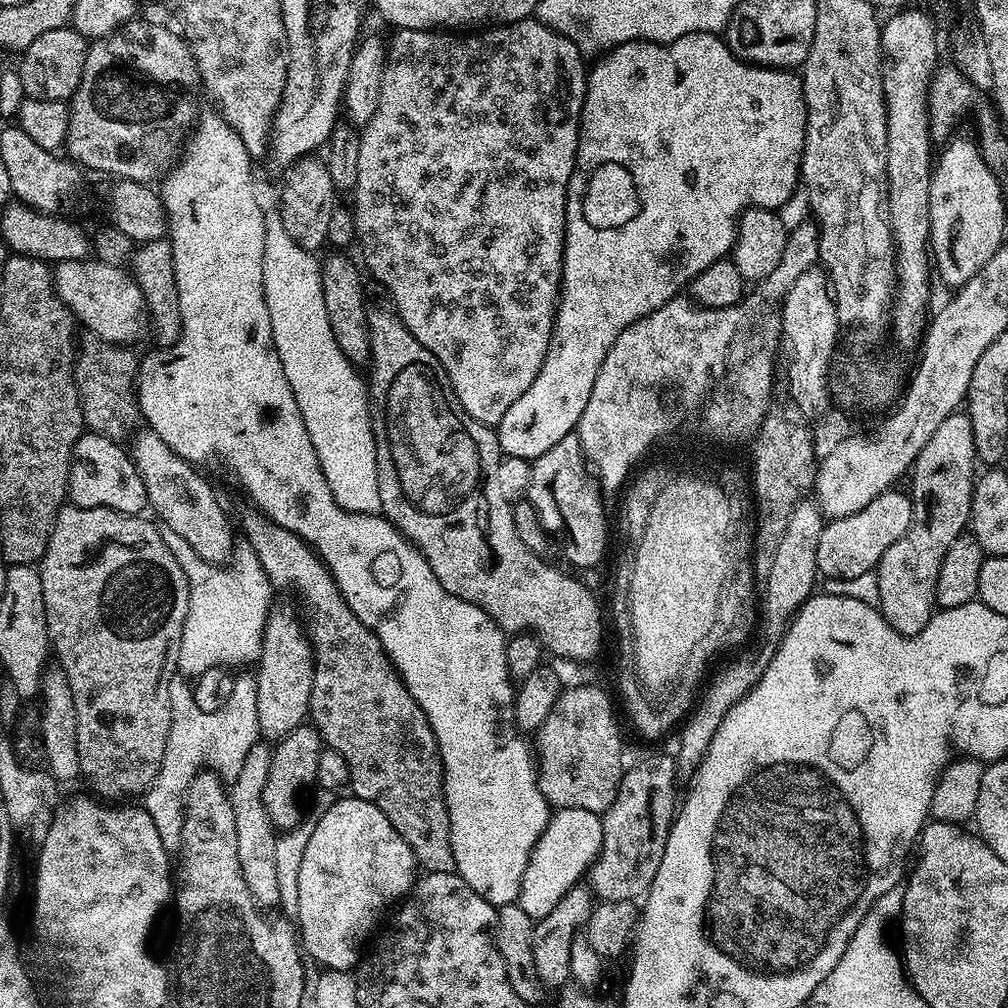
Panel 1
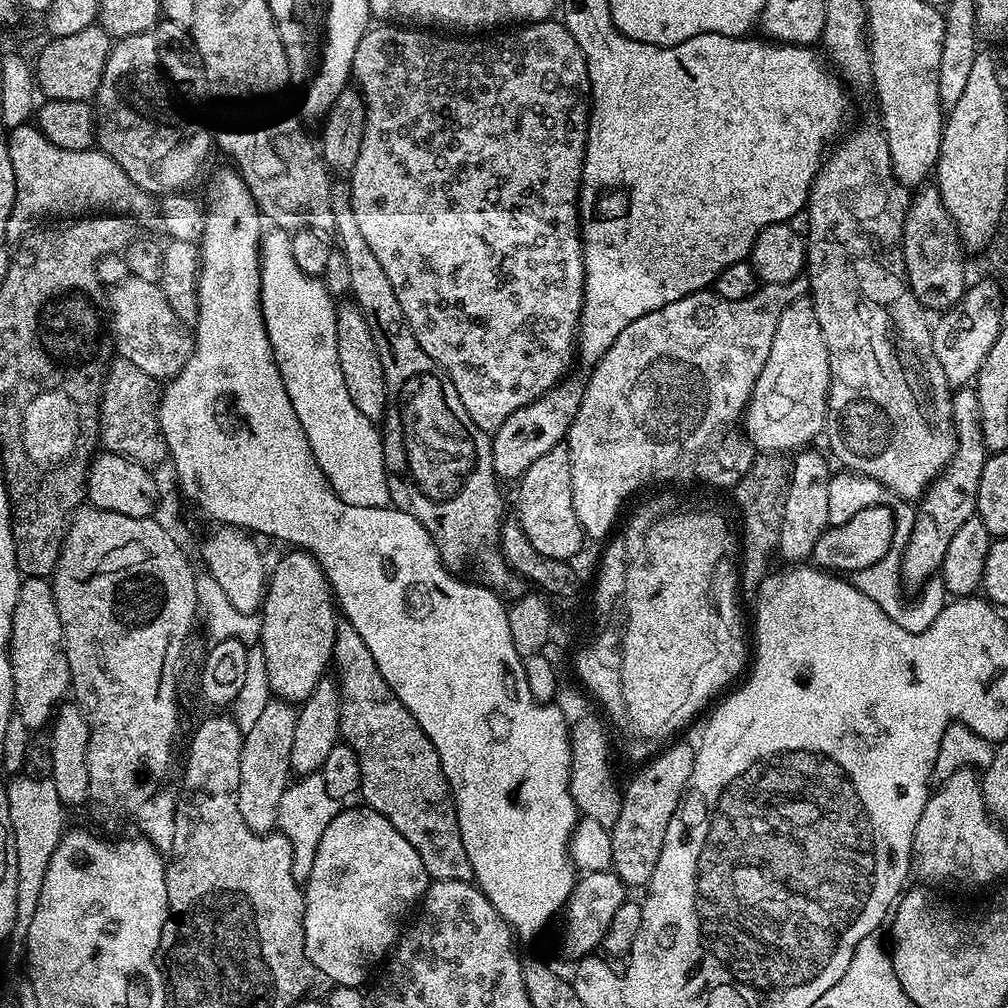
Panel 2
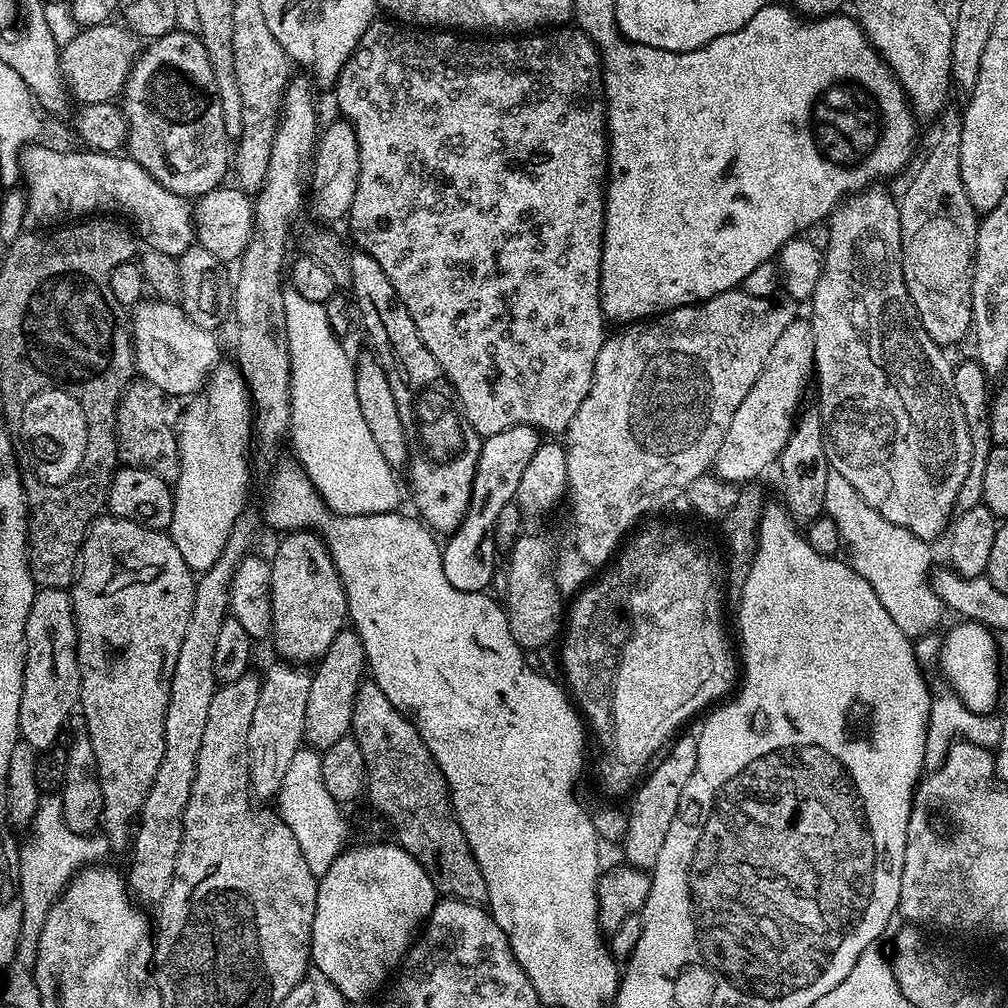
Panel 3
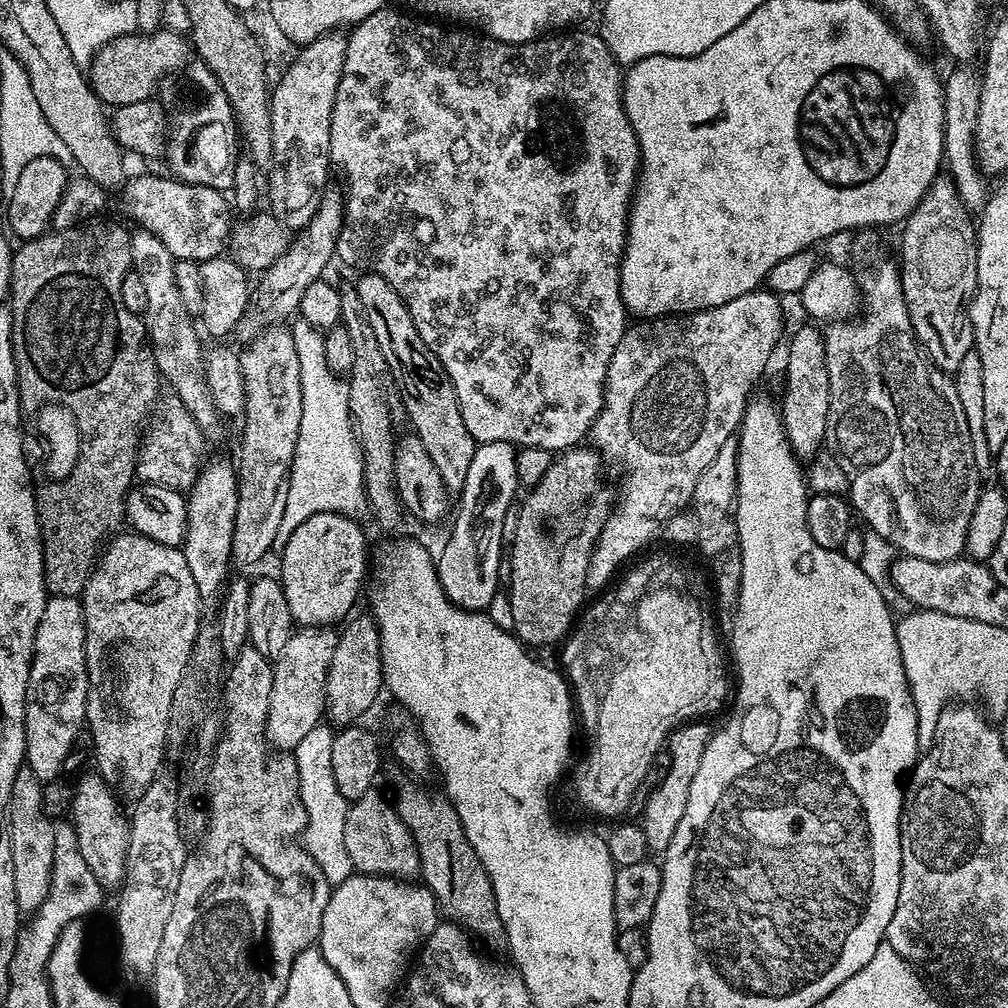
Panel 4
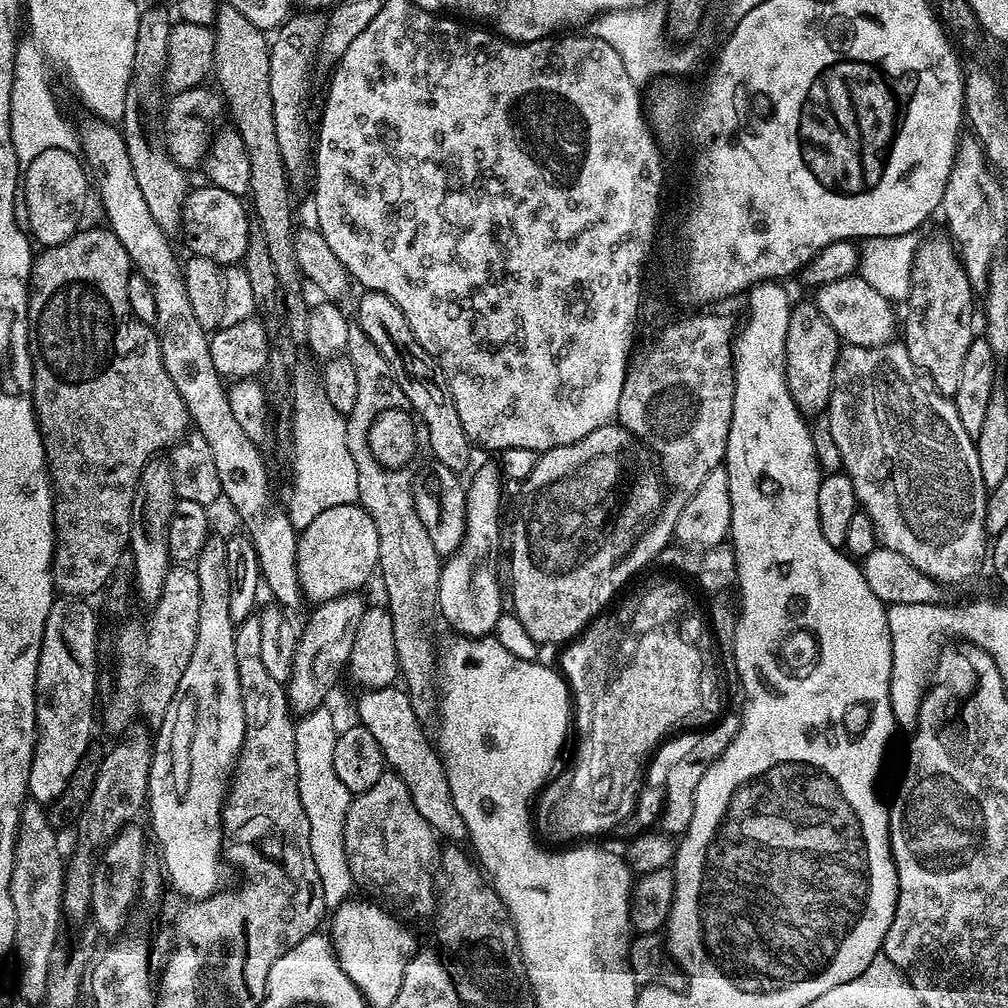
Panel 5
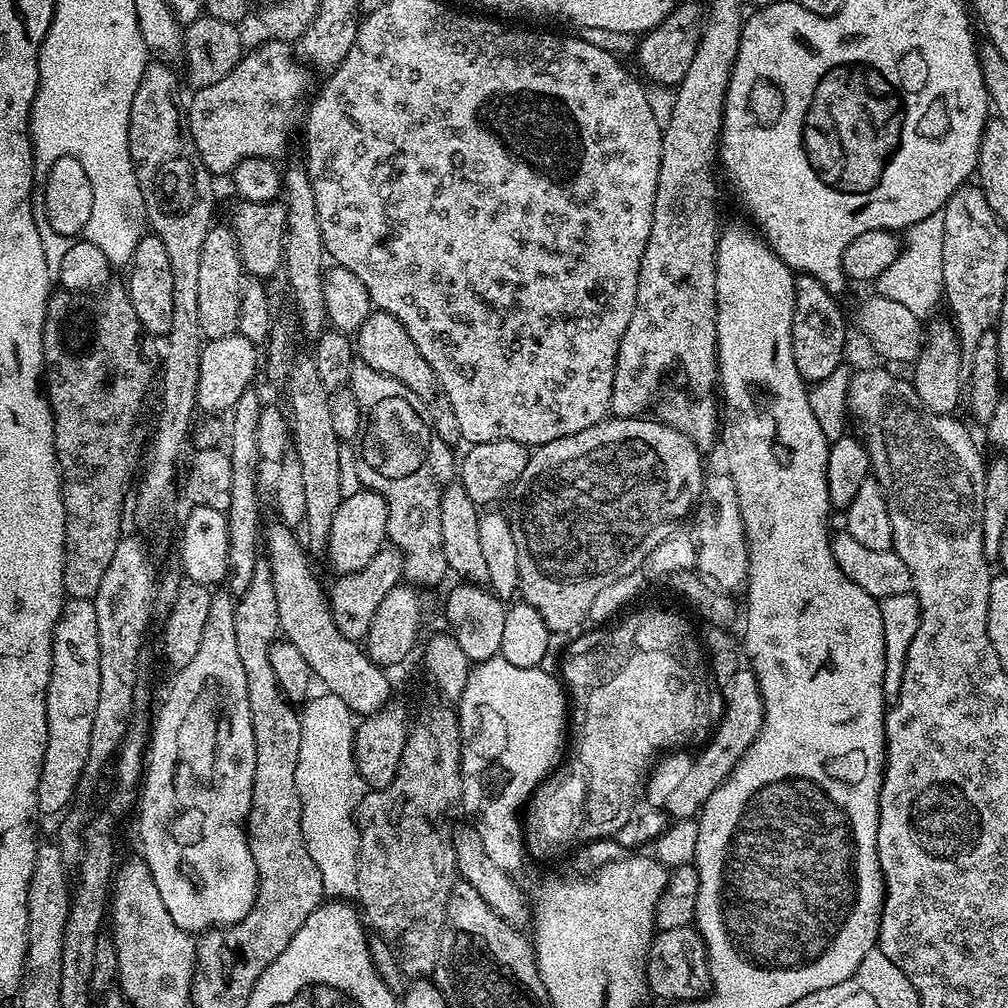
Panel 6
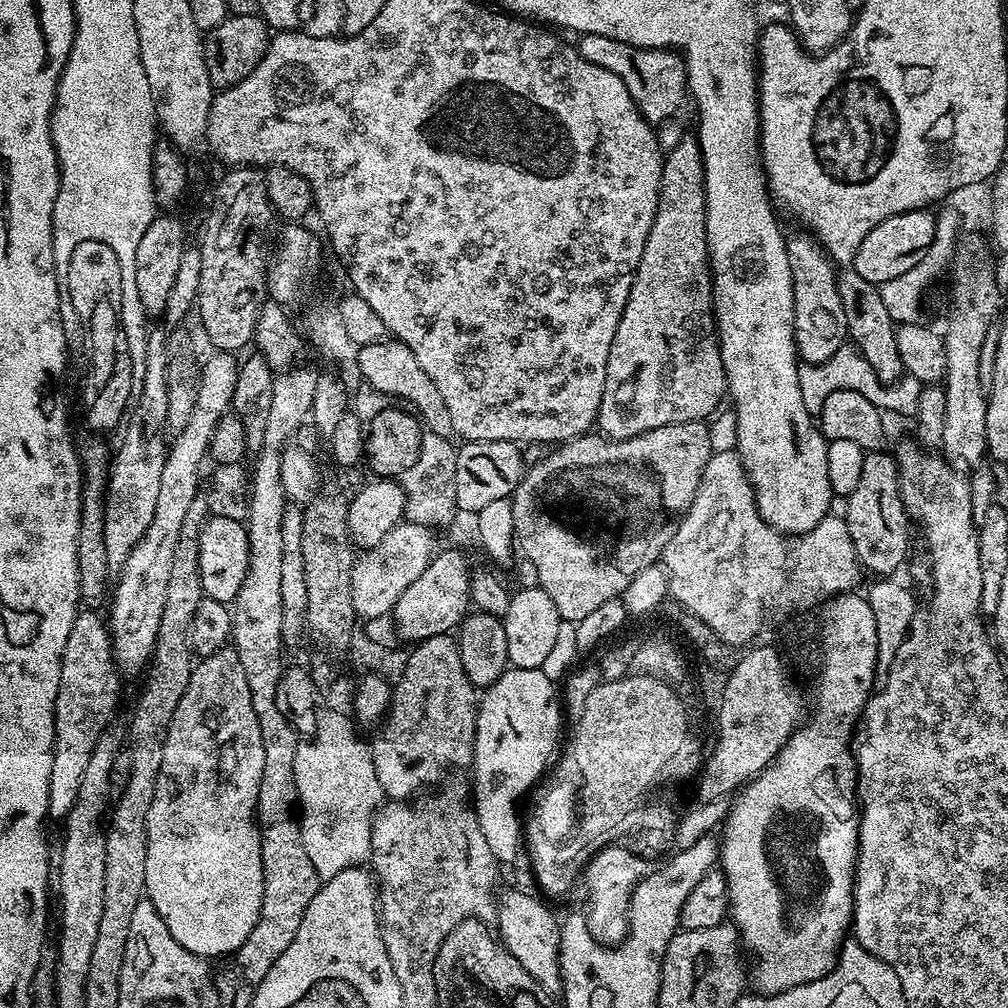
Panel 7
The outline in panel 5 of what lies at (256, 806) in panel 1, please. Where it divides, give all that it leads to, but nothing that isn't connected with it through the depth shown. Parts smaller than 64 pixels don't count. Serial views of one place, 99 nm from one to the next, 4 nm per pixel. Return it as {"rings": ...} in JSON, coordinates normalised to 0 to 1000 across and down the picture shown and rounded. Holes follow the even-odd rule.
{"rings":[[[346,589],[320,595],[309,604],[306,617],[296,627],[290,668],[284,680],[286,701],[291,707],[308,707],[322,697],[335,667],[344,660],[351,628],[355,625],[355,617],[359,617],[362,602],[363,596],[357,589]]]}

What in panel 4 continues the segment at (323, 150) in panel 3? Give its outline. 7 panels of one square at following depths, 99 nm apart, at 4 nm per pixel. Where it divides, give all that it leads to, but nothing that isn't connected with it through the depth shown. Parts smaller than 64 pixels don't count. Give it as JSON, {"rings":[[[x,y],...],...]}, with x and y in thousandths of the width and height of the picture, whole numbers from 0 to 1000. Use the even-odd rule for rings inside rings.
{"rings":[[[329,185],[322,189],[312,216],[308,216],[300,232],[295,233],[298,235],[295,238],[293,235],[282,253],[277,254],[269,266],[263,266],[257,275],[258,283],[255,286],[253,283],[252,297],[242,314],[238,316],[236,333],[239,333],[239,338],[251,337],[267,321],[276,321],[293,314],[298,309],[300,292],[304,292],[308,280],[322,273],[325,261],[333,254],[333,241],[341,223],[341,194],[338,188],[333,187]]]}

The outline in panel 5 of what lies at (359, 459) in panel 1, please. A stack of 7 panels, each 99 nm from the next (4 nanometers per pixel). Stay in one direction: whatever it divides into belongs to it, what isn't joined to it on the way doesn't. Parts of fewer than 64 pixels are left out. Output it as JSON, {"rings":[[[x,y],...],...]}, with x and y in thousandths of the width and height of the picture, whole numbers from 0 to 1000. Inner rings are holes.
{"rings":[[[306,373],[293,374],[290,393],[290,489],[286,492],[284,507],[288,518],[297,526],[308,522],[319,506],[327,502],[343,502],[355,497],[355,466],[345,445],[342,414],[327,403],[321,386]]]}

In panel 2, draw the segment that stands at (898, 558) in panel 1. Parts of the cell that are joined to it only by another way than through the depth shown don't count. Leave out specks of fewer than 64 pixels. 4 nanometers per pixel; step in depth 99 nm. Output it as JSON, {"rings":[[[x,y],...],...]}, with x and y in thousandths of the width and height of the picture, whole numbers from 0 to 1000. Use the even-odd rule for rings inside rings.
{"rings":[[[952,383],[945,388],[944,418],[948,428],[948,445],[944,457],[918,486],[911,500],[906,528],[894,550],[894,573],[901,581],[916,580],[922,572],[928,572],[932,568],[935,554],[938,554],[938,542],[942,542],[942,534],[946,534],[958,514],[969,511],[970,476],[974,471],[978,445],[974,438],[970,391],[967,384]]]}

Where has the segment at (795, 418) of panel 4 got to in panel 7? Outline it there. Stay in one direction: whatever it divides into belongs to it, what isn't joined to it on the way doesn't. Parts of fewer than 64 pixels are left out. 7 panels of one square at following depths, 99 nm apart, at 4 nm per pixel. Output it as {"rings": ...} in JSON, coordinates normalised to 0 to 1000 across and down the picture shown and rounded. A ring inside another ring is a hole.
{"rings":[[[802,232],[797,233],[783,233],[780,238],[788,284],[790,348],[797,360],[813,361],[823,356],[830,347],[838,344],[841,337],[841,316],[829,279],[830,263],[826,262],[813,238]]]}

